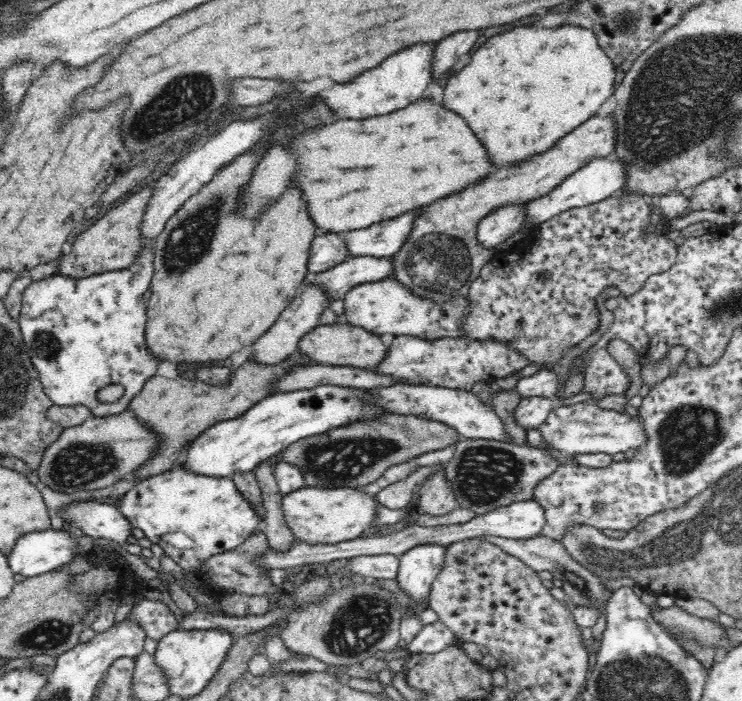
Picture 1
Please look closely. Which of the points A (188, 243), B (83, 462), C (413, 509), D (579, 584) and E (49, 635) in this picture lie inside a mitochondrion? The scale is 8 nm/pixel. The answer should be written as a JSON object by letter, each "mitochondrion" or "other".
{"A":"mitochondrion","B":"mitochondrion","C":"other","D":"mitochondrion","E":"mitochondrion"}

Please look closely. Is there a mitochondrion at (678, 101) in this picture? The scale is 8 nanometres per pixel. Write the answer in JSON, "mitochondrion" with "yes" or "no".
{"mitochondrion":"yes"}

